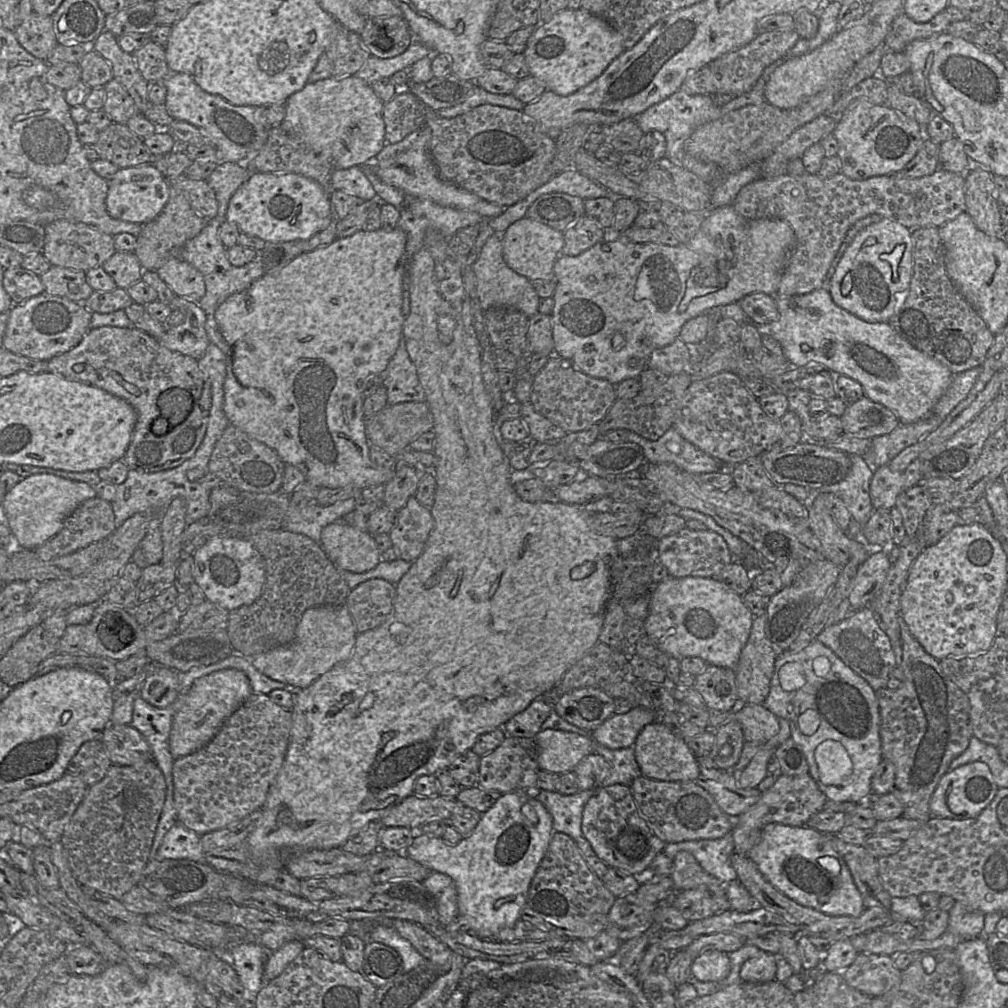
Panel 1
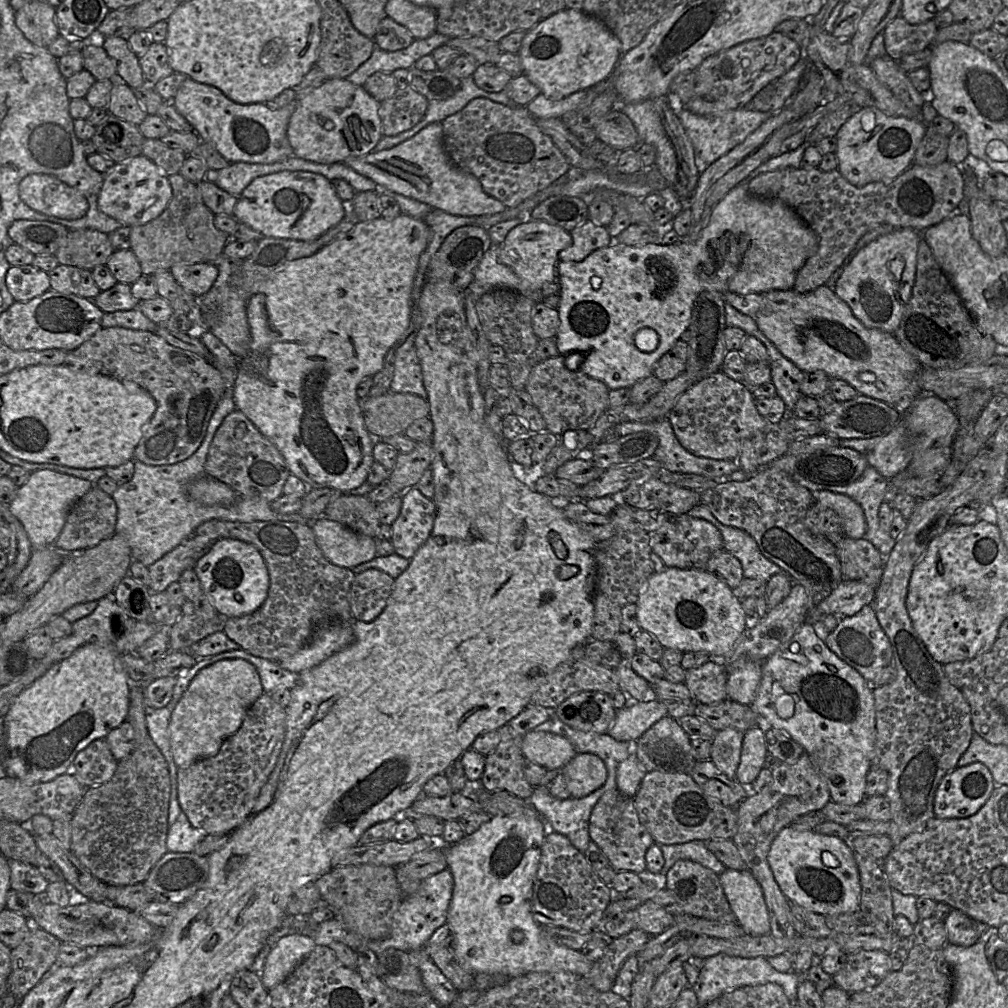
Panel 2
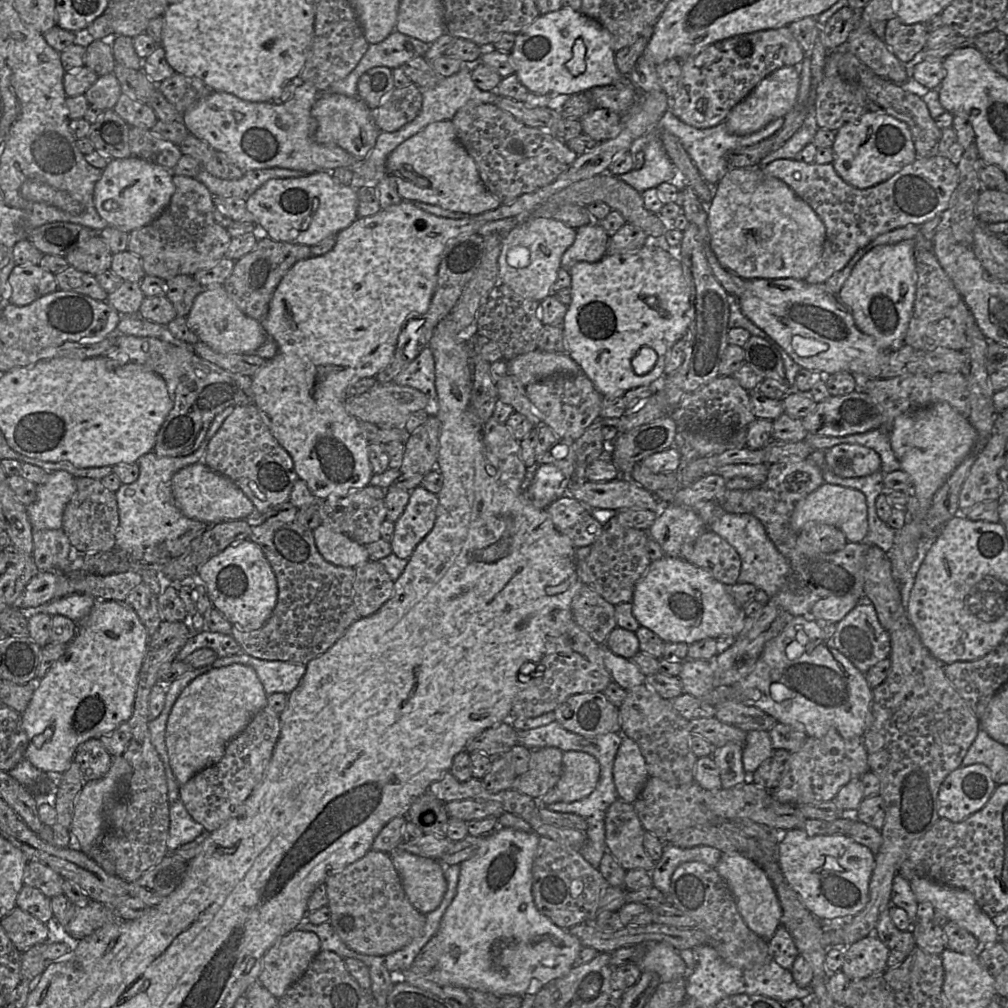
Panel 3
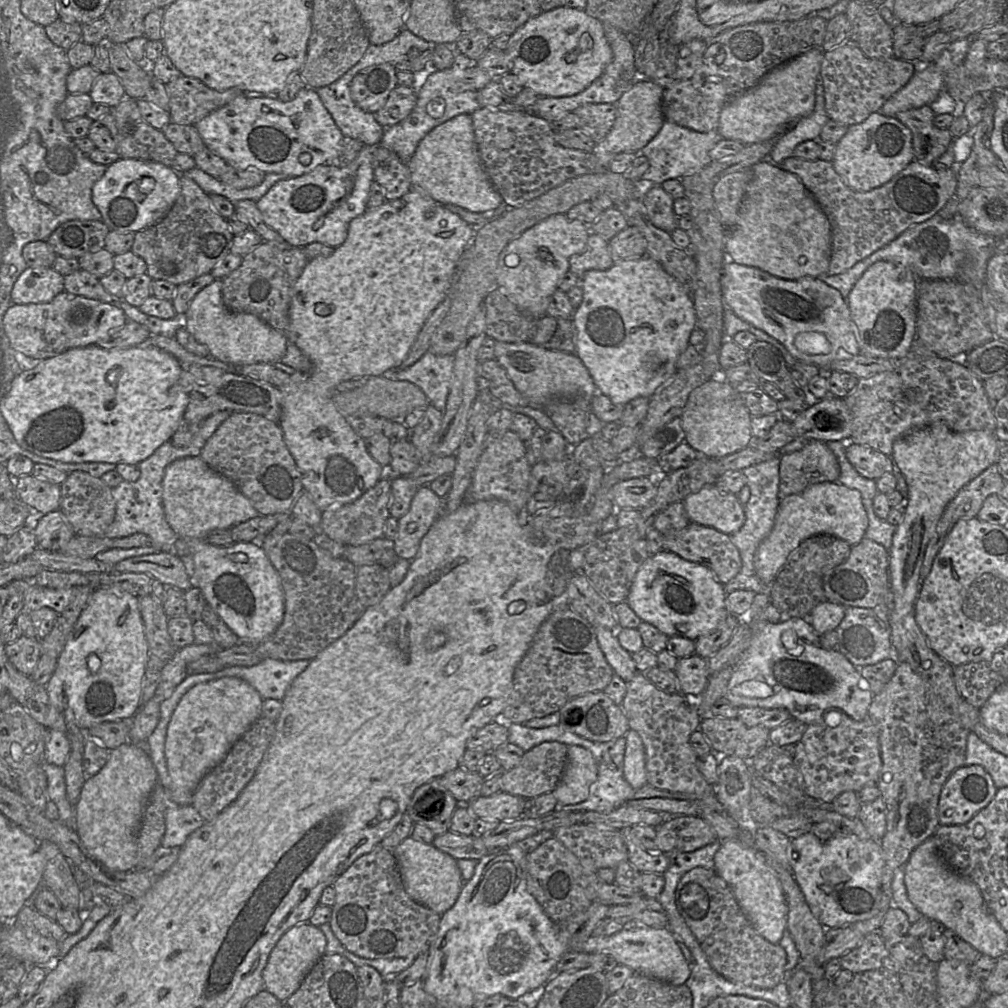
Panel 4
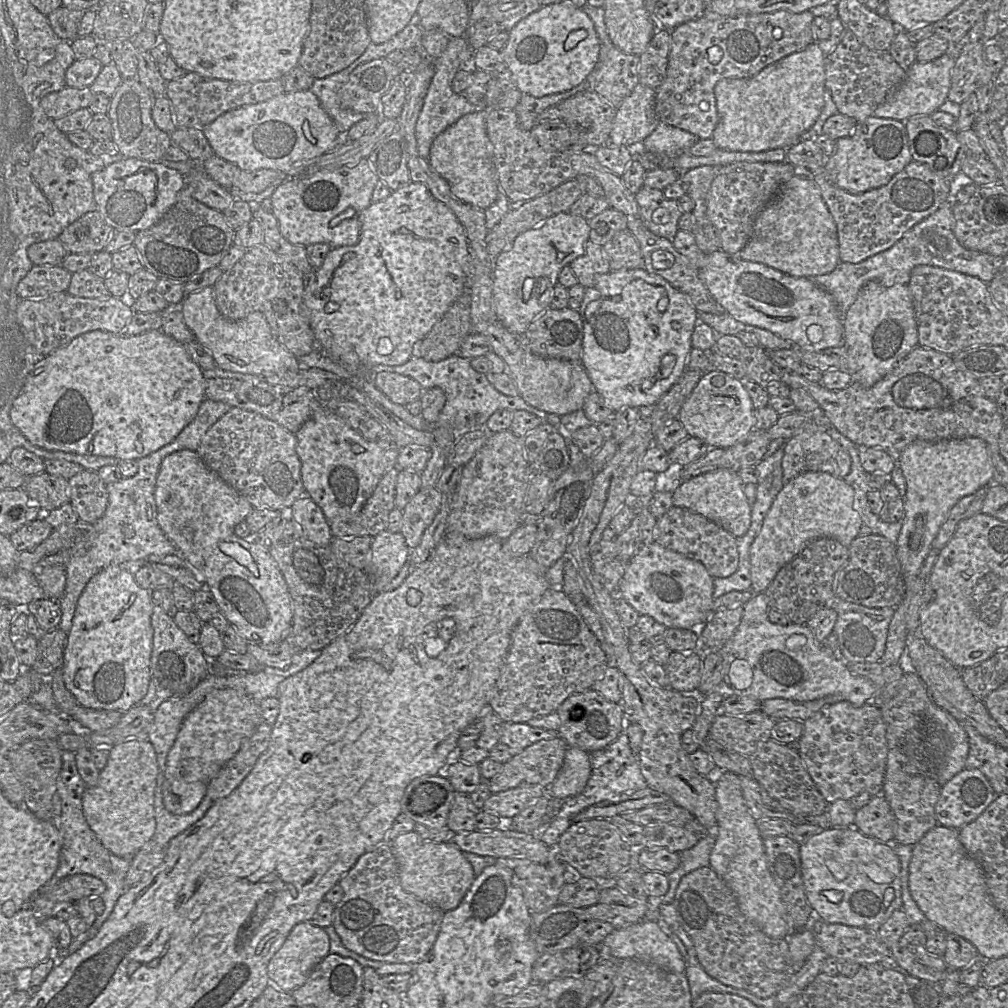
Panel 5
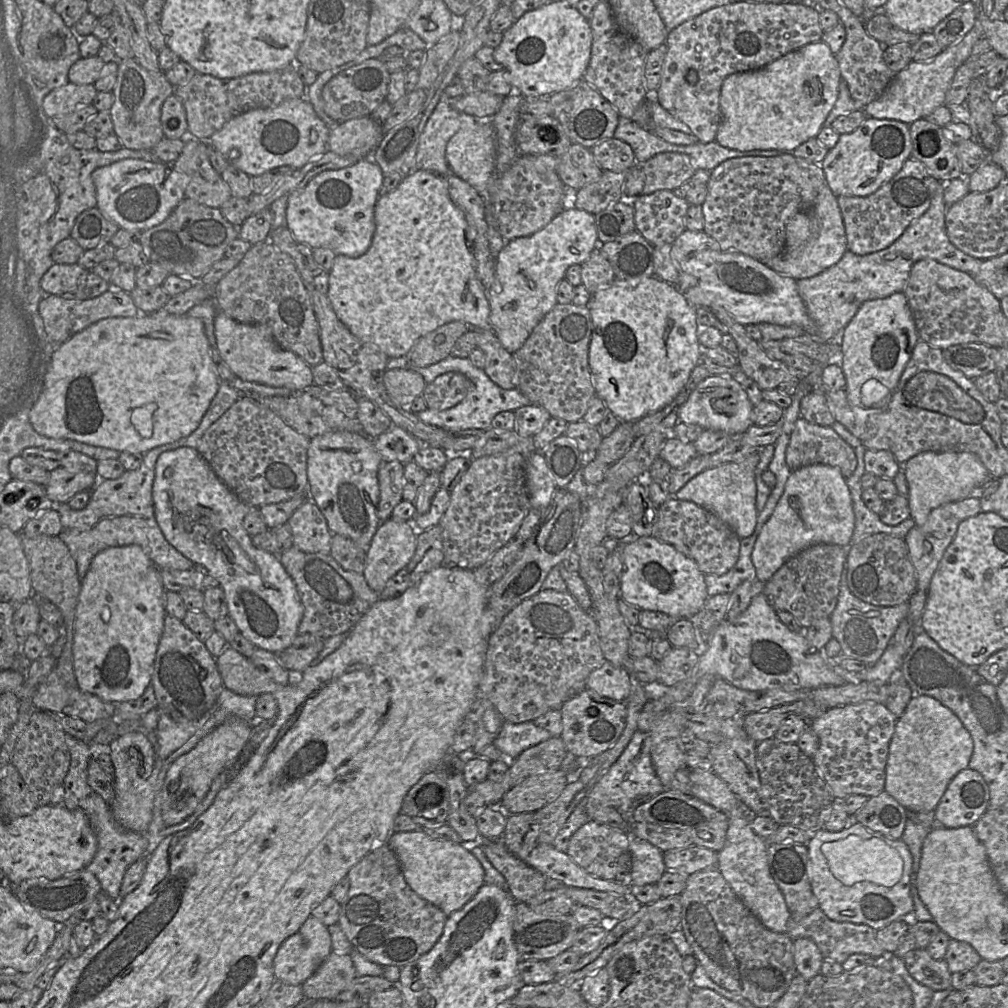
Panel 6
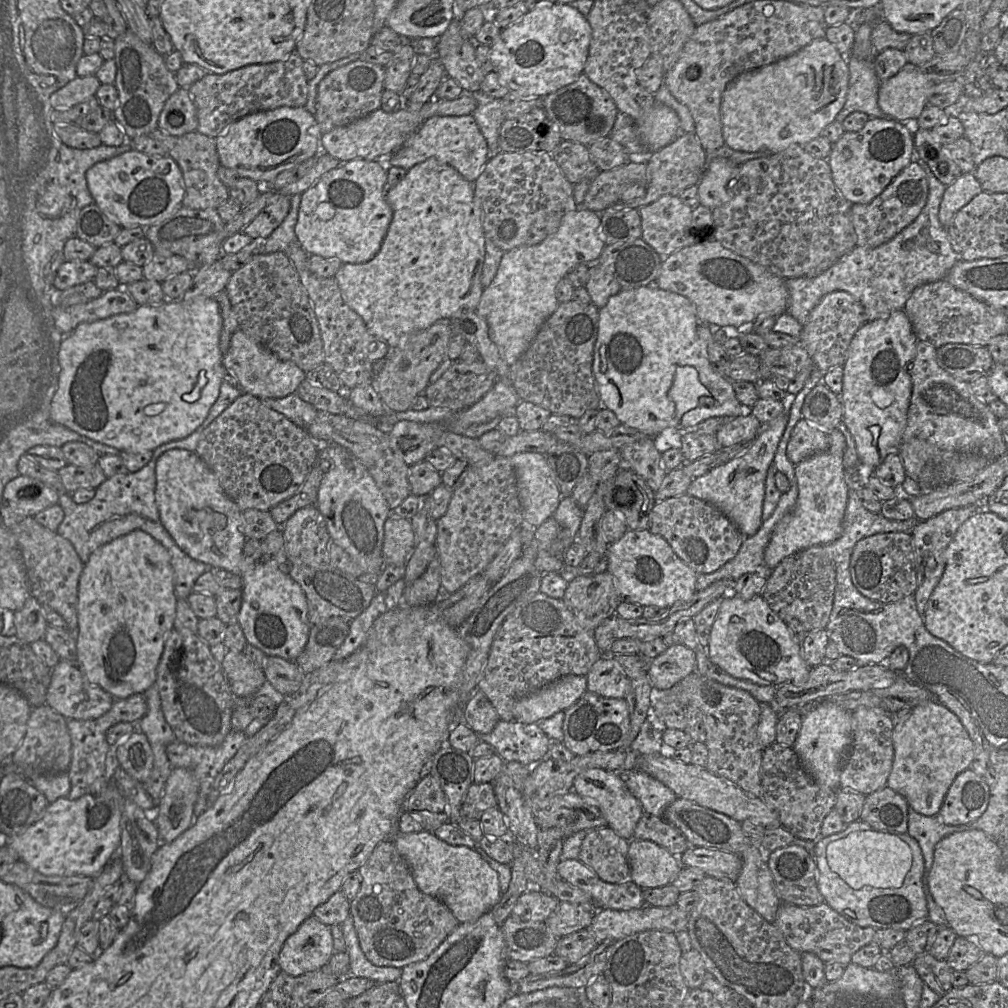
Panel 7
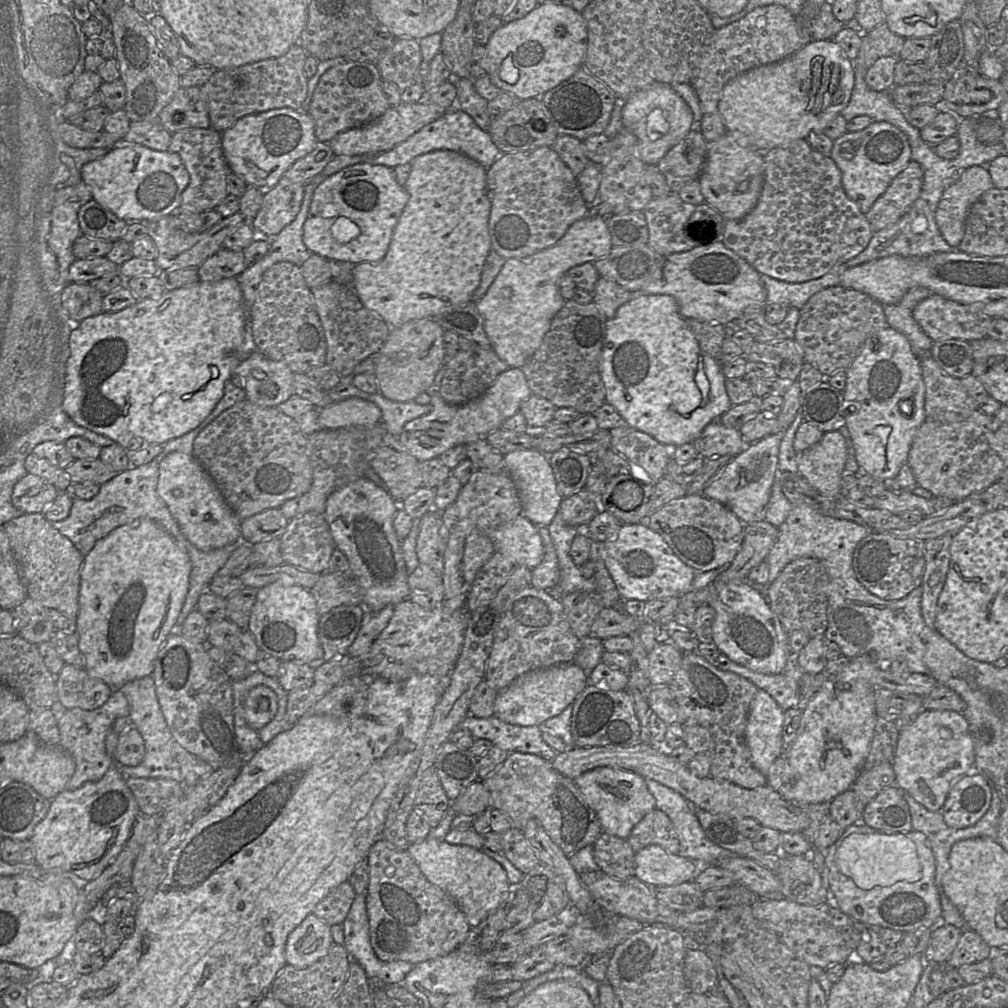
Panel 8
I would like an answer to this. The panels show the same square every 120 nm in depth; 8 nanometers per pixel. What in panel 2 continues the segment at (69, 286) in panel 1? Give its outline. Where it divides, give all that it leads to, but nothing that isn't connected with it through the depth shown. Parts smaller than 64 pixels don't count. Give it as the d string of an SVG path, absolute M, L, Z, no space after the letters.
M59 264L49 274L50 289L90 300L101 292L88 269Z

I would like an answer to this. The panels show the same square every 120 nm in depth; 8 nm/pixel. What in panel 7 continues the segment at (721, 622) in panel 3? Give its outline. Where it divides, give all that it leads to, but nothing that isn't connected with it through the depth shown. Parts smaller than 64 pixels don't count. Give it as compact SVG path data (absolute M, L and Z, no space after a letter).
M629 530L607 548L608 568L616 580L621 600L641 606L670 608L677 602L689 601L696 593L698 574L687 566L673 551L668 542L650 530Z

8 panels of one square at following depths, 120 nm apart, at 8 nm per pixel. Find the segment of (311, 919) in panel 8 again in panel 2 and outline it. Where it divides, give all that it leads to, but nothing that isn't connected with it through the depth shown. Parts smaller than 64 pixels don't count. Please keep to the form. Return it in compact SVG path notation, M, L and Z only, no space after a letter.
M305 934L282 936L270 949L260 971L263 986L269 990L283 982L315 946L315 941Z

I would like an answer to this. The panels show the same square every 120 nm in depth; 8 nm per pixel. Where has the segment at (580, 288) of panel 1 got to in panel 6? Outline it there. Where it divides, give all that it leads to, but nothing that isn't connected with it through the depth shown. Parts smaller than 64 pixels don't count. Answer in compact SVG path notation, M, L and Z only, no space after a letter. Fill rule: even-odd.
M825 184L809 209L795 213L787 221L784 250L766 265L782 275L800 280L816 276L838 263L847 250L847 237L837 197ZM655 276L634 280L615 279L609 286L603 287L592 294L588 308L592 321L588 360L596 396L603 400L606 407L621 422L638 421L671 403L677 394L684 388L692 370L700 363L700 357L703 353L703 349L698 341L701 327L697 321L696 309L688 303L678 288Z

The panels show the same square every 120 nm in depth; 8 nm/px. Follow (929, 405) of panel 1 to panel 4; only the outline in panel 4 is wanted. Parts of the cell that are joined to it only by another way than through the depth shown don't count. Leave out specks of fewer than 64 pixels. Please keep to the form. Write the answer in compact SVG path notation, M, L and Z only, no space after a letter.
M726 259L720 285L727 308L778 340L796 360L816 365L824 371L835 359L849 359L860 354L846 300L821 278L805 276L788 280Z

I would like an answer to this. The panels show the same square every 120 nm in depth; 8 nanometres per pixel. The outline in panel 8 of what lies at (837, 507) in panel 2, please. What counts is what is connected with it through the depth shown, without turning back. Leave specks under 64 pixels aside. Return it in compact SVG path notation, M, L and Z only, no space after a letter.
M840 431L824 432L819 442L797 454L799 474L822 495L839 496L847 455L847 443Z

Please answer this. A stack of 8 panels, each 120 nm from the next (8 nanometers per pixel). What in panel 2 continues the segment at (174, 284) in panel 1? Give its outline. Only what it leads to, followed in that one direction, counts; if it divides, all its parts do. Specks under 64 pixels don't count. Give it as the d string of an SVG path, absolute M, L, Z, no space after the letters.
M213 263L176 264L169 272L185 291L196 298L211 289L219 273Z

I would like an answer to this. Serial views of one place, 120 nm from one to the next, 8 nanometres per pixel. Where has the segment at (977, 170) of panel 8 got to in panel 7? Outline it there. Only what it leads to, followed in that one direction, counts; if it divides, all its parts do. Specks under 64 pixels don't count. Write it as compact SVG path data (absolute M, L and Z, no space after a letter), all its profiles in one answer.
M974 172L963 173L946 186L939 208L940 223L947 228L955 214L982 191Z

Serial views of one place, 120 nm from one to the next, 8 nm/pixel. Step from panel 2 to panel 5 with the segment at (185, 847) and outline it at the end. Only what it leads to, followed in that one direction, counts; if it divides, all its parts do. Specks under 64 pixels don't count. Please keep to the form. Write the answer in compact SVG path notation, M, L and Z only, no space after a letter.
M159 767L154 790L156 829L152 839L161 844L167 844L173 837L202 818L214 801L209 796L205 795L198 806L191 812L173 814L165 808L163 802L163 782L164 771Z

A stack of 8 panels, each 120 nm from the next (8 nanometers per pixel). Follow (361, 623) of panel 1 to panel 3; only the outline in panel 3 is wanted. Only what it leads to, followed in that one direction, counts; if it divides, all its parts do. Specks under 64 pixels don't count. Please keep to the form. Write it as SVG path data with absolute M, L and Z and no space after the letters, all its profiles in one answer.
M369 559L355 568L353 601L360 617L376 613L393 595L394 583L379 560Z

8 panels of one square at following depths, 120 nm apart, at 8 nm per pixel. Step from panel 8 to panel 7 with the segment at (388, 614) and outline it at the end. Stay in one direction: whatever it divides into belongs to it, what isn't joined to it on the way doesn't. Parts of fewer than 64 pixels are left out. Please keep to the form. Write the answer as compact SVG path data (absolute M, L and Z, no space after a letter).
M377 593L368 607L350 623L349 633L334 655L333 660L342 660L356 652L365 642L374 621L388 611L383 593Z

